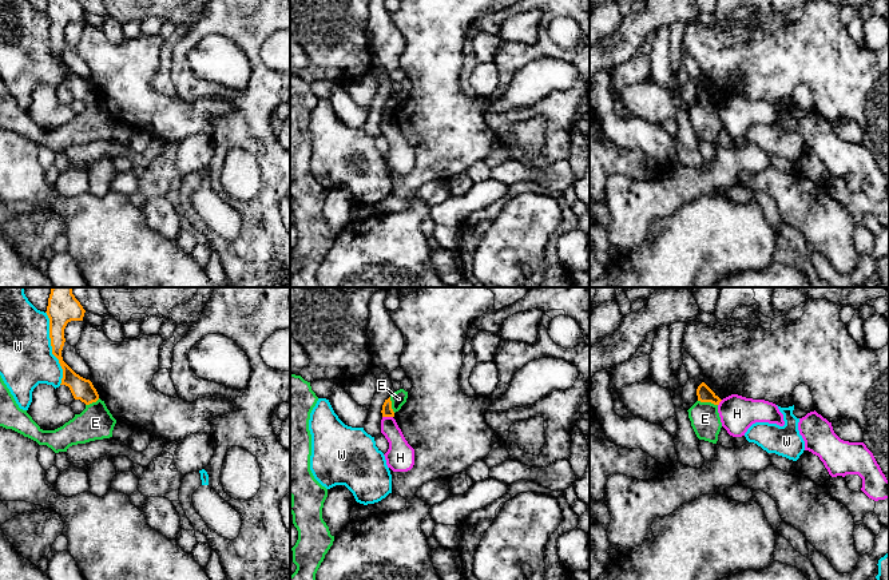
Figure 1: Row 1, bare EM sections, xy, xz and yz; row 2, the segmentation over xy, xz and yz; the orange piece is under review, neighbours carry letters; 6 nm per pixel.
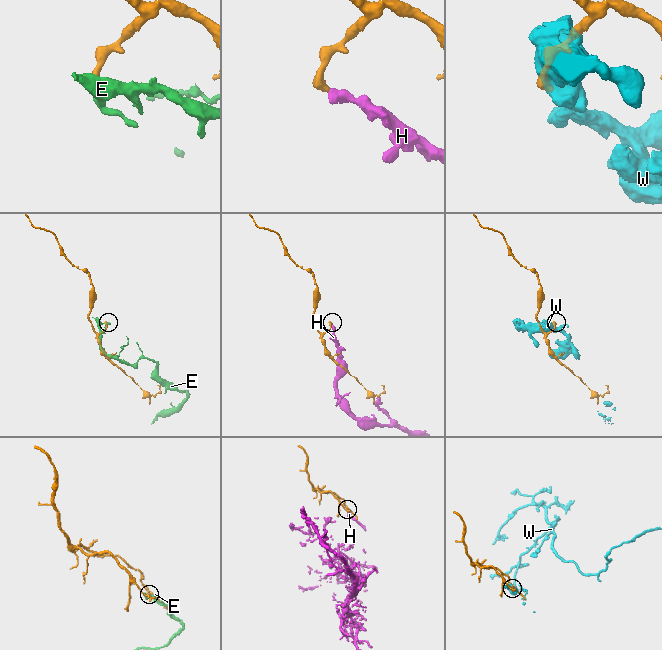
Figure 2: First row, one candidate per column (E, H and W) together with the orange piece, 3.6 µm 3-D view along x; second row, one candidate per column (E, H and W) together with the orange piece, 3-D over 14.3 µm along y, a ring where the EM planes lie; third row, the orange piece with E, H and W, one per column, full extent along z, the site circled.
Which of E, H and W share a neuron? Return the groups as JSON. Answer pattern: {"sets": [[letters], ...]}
{"sets": [["E"], ["H"], ["W"]]}

